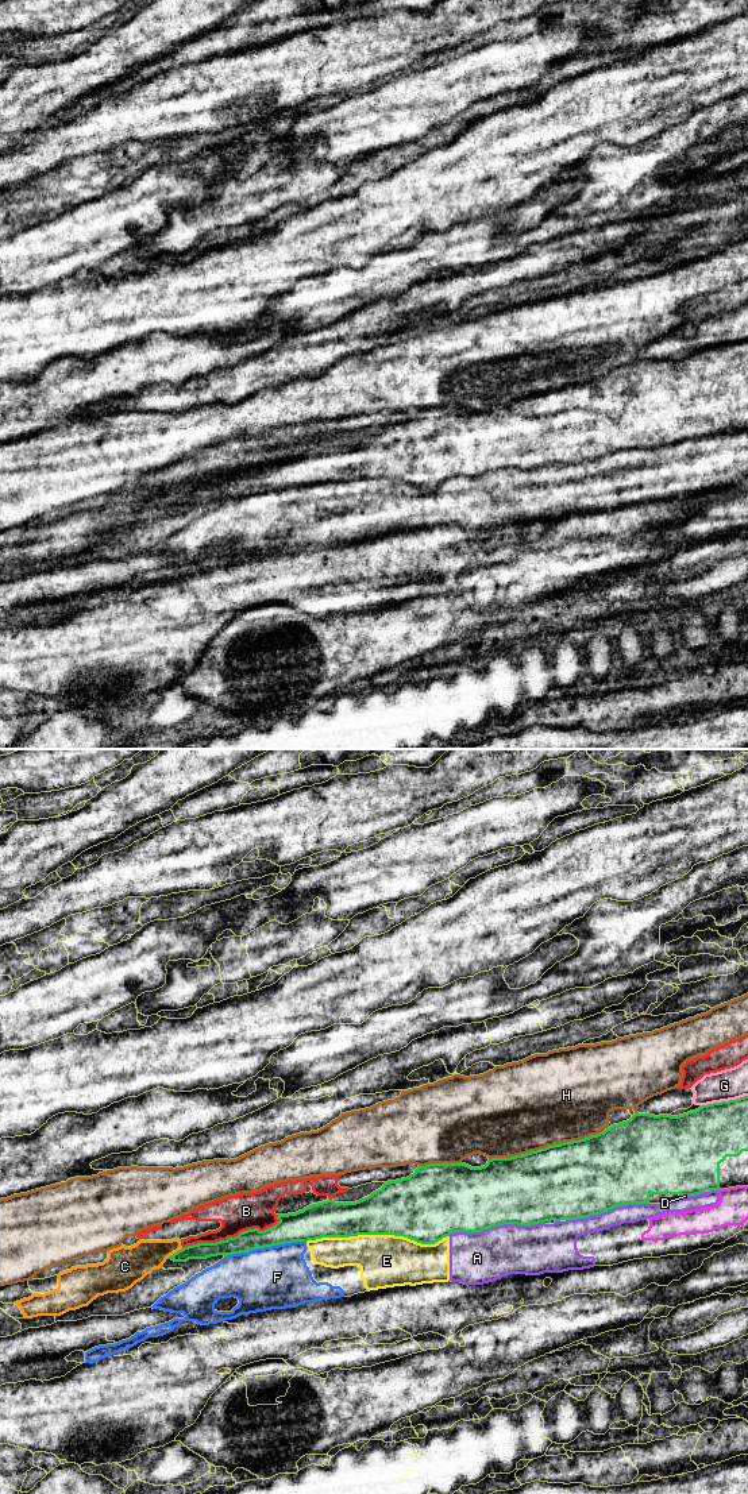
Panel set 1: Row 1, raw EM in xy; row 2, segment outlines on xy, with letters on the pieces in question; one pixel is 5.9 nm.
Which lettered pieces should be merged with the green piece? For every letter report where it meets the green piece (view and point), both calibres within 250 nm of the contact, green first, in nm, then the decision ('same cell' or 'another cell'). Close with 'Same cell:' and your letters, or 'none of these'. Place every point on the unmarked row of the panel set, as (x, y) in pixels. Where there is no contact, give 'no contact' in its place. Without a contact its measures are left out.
A: contact xy (496, 470); calibres 400 and 320 nm; another cell
B: contact xy (232, 482); calibres 120 and 220 nm; another cell
C: contact xy (174, 497); calibres 100 and 200 nm; another cell
D: contact xy (686, 439); calibres 460 and 20 nm; another cell
E: contact xy (377, 478); calibres 360 and 320 nm; another cell
F: contact xy (265, 490); calibres 180 and 380 nm; another cell
G: contact xy (724, 346); calibres 360 and 190 nm; another cell
H: contact xy (546, 392); calibres 460 and 500 nm; another cell
Same cell: none of these

